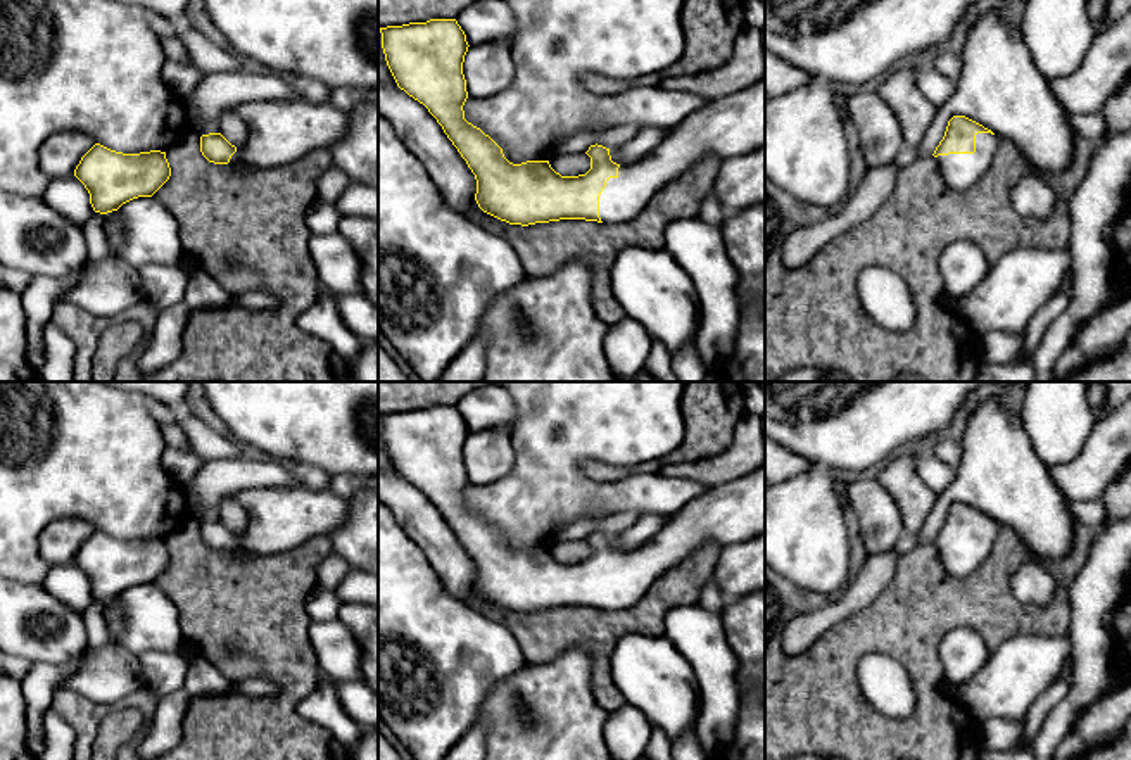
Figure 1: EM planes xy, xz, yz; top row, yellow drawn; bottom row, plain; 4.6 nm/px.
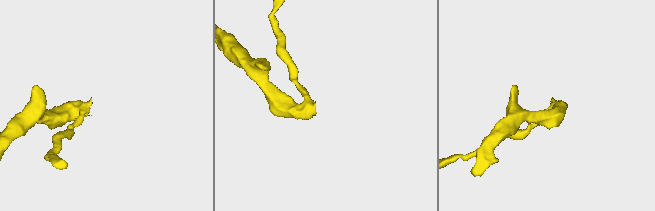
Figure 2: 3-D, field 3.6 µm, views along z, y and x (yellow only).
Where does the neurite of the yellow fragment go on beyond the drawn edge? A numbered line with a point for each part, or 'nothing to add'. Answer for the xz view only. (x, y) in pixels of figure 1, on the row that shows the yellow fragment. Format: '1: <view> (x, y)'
1: xz (734, 125)

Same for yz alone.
1: yz (960, 171)

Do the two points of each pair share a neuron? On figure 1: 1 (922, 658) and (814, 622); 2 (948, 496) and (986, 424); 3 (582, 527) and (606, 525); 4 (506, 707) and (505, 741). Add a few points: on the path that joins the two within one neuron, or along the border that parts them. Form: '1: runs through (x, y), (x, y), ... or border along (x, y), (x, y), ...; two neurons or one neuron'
1: border along (865, 607), (836, 622), (800, 653); two neurons
2: runs through (967, 479), (986, 460), (986, 443); one neuron
3: runs through (587, 525), (601, 525); one neuron
4: runs through (506, 715), (506, 733); one neuron

